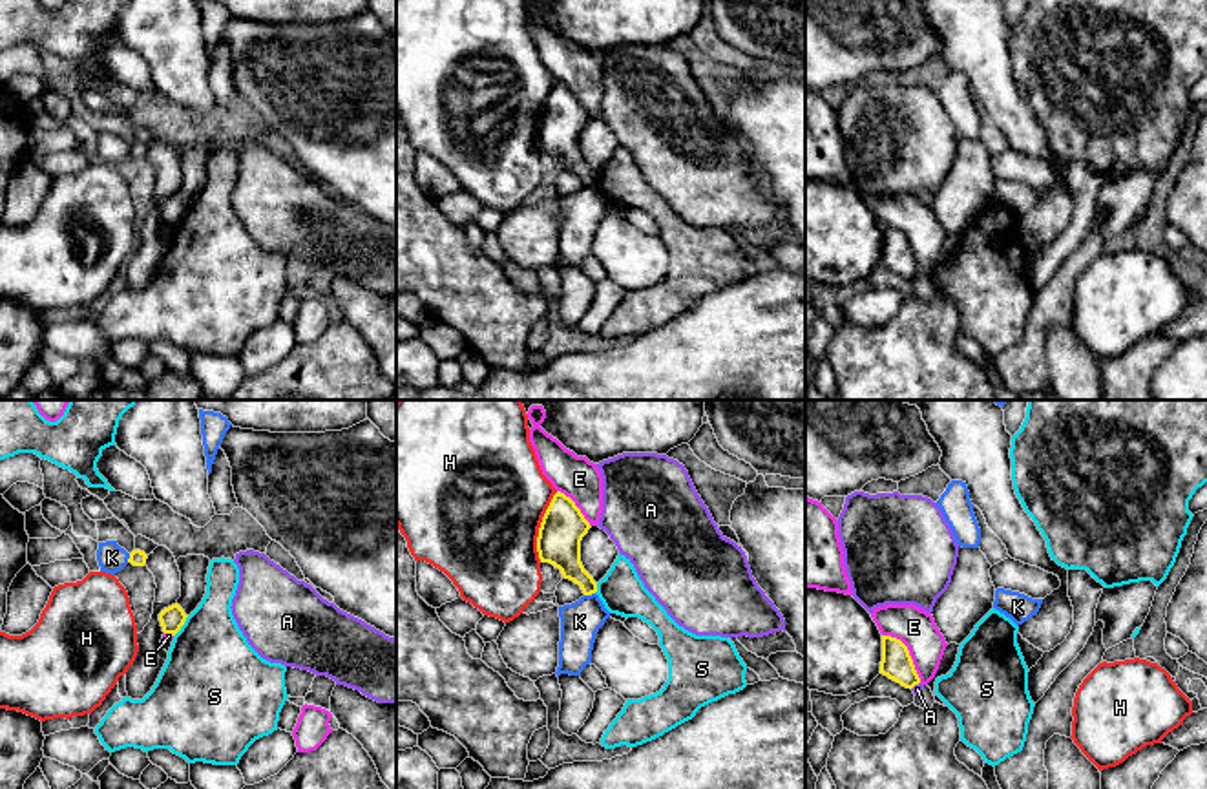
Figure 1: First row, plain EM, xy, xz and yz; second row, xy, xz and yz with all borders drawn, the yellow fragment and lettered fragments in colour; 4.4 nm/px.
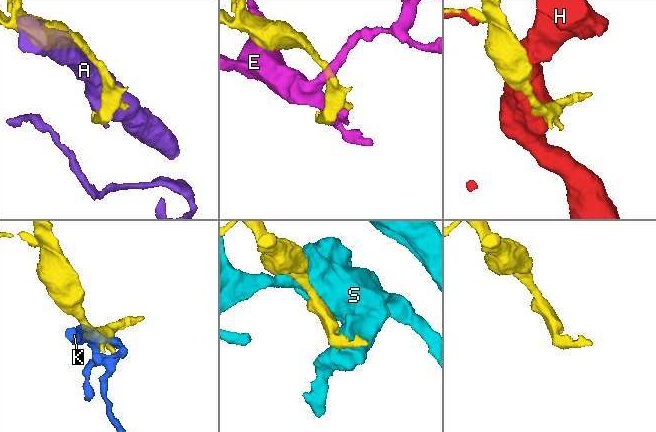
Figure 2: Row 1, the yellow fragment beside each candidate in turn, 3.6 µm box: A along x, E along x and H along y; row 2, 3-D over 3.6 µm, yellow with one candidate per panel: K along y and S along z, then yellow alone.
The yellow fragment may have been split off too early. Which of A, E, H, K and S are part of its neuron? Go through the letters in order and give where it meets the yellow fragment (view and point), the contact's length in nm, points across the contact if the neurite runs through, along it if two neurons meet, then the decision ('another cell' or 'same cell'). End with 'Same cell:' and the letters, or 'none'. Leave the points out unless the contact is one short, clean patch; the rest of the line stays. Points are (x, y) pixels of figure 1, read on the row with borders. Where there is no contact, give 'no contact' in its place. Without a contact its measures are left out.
A: meets yellow in yz at (915, 683); contact 50 nm long; another cell
E: meets yellow in yz at (908, 652); contact 280 nm long; another cell
H: meets yellow in xz at (541, 526); contact 320 nm long; another cell
K: meets yellow in xz at (588, 594); contact 50 nm long; another cell
S: meets yellow in xy at (181, 625); contact 120 nm long; border along xy (188, 616), (174, 636); another cell
Same cell: none

